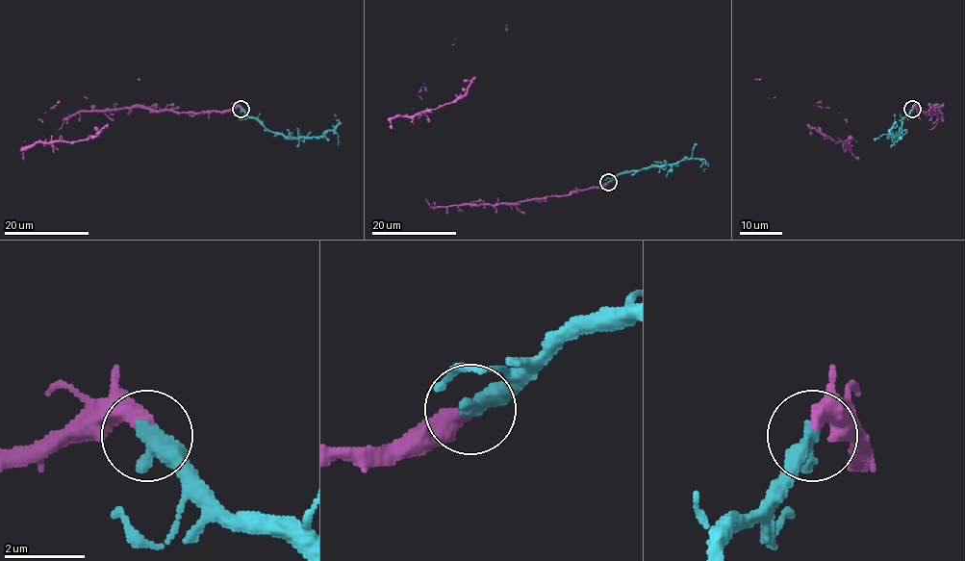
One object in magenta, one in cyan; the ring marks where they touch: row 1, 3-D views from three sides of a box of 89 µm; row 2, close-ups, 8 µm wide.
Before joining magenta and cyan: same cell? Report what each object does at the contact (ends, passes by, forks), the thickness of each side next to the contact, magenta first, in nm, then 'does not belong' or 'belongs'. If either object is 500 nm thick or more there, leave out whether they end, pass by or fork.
magenta ends; cyan ends; calibres 440 and 480 nm; belongs

